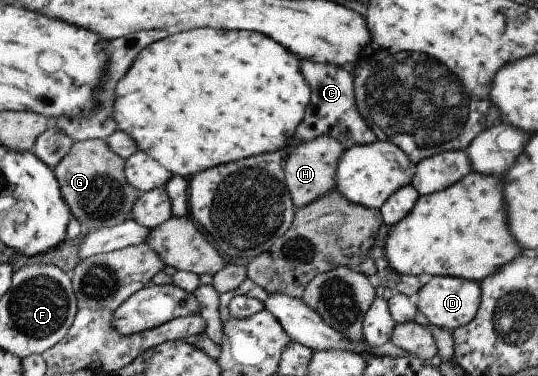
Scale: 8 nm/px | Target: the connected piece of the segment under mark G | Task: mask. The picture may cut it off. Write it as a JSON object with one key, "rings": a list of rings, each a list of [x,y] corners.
{"rings":[[[92,139],[73,142],[52,169],[61,199],[71,217],[79,223],[84,221],[89,231],[113,227],[130,219],[130,209],[139,193],[125,183],[123,164],[124,160],[113,155],[103,140]]]}

